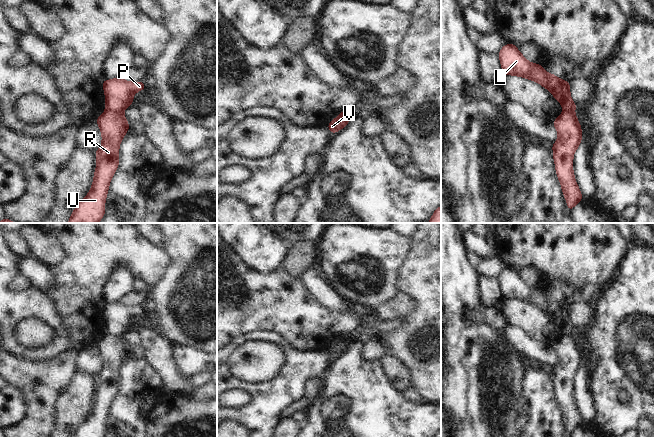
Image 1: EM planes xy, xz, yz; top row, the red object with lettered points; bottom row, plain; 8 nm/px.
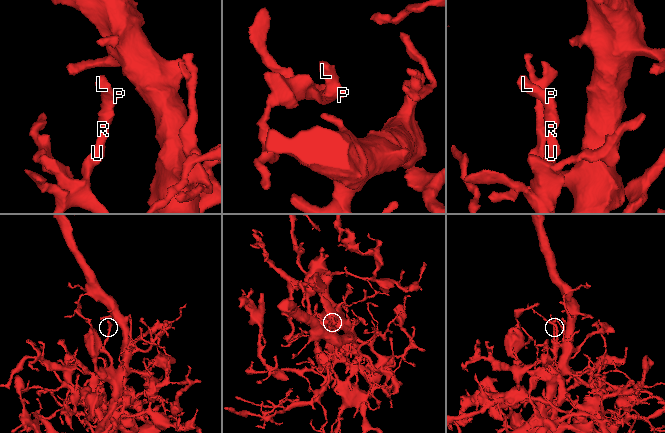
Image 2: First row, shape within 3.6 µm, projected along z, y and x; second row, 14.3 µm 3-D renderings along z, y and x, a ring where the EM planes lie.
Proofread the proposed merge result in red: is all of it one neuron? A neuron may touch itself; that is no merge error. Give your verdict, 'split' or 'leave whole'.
split

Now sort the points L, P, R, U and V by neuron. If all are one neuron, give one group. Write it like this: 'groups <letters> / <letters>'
groups L P V / R U

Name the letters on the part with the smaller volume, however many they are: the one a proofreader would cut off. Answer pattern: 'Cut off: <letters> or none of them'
Cut off: L, P, V

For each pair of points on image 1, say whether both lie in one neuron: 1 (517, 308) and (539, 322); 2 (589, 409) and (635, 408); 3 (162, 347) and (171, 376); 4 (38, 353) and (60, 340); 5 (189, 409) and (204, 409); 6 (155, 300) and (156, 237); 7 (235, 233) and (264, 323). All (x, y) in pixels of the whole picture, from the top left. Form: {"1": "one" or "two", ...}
{"1": "one", "2": "two", "3": "one", "4": "one", "5": "one", "6": "two", "7": "two"}

